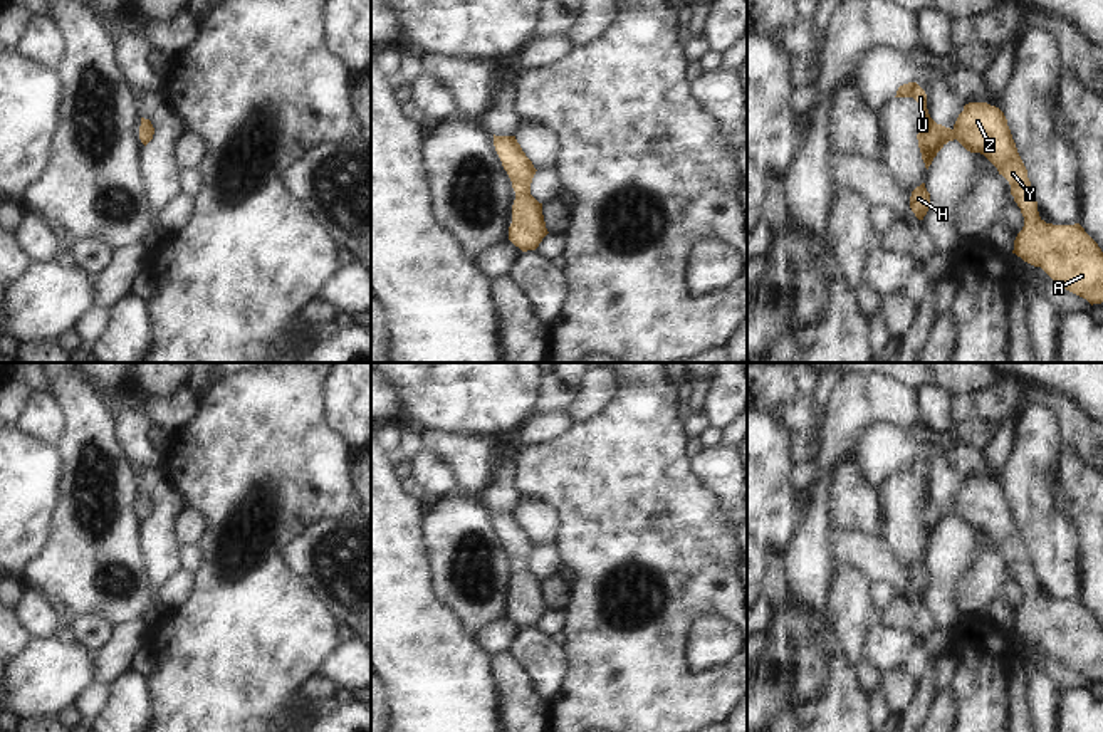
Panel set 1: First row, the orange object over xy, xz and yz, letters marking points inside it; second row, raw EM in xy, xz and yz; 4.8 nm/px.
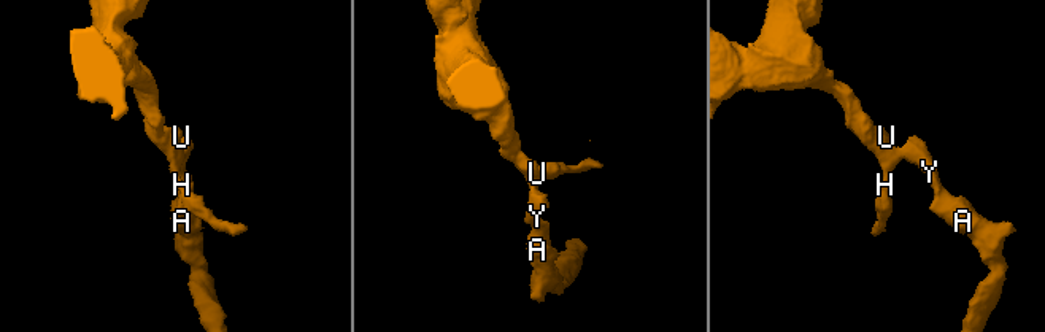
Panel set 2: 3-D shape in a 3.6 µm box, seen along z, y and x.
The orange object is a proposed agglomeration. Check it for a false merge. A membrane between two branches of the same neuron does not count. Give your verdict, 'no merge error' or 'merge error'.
no merge error

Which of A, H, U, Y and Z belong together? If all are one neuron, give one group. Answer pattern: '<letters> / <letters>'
A H U Y Z

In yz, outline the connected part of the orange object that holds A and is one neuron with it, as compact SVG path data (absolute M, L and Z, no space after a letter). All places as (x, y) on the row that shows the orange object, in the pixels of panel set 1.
M917 82L900 86L895 97L913 97L922 106L917 139L927 170L937 153L954 139L967 151L984 154L1009 181L1011 195L1024 217L1012 254L1041 267L1053 280L1091 306L1103 302L1101 248L1079 223L1053 225L1039 217L1027 170L999 107L969 102L950 129L930 118L927 94Z

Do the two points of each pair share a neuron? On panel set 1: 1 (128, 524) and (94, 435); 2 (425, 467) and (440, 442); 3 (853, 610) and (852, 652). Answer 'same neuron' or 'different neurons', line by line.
1: same neuron
2: different neurons
3: same neuron

